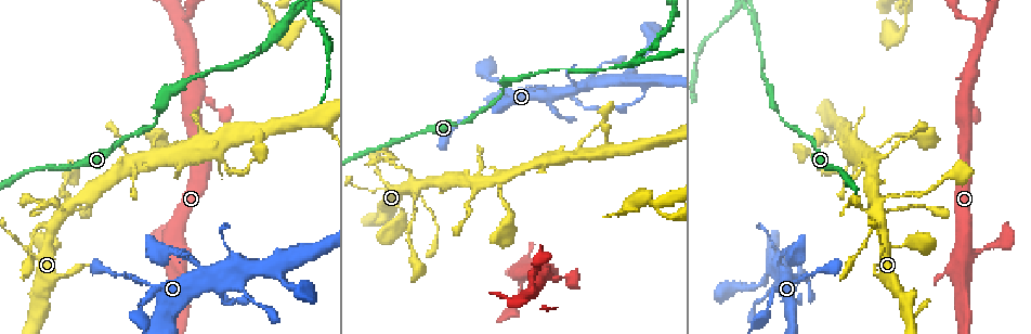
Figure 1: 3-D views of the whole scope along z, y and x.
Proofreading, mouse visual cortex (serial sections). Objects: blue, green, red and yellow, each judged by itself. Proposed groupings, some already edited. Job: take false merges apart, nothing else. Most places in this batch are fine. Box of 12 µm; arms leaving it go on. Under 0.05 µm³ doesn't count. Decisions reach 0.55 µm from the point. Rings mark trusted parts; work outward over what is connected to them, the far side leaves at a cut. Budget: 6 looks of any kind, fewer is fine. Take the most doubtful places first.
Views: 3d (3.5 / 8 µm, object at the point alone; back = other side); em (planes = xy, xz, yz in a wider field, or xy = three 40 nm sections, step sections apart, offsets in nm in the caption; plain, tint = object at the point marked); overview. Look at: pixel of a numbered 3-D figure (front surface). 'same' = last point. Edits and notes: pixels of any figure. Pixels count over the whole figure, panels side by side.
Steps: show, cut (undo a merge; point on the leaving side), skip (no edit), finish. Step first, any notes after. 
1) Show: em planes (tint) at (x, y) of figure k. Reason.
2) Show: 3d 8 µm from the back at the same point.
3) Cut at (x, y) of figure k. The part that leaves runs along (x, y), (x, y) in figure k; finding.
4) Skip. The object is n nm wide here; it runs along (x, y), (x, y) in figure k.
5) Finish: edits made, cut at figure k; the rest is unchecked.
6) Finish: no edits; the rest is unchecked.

Show: 3d 8 µm at (639, 62) of figure 1. Two arms in line, one across.

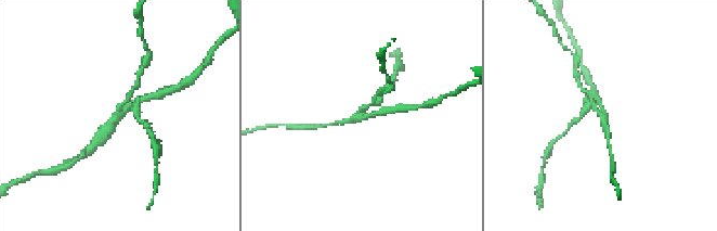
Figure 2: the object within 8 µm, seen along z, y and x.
Show: em planes (tint) at (602, 115) of figure 2. 3 arms meet here; the arms are 150, 200, 200 nm wide; now the EM.

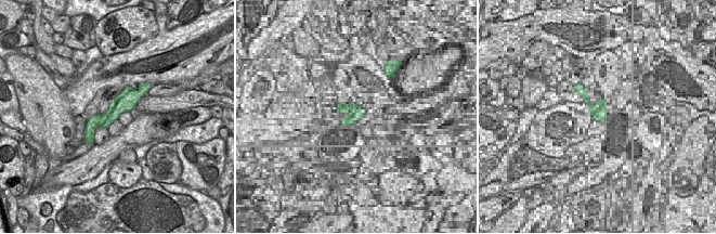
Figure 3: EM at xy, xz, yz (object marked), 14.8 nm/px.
Cut at (377, 100) of figure 2. The part that leaves runs along (361, 113), (382, 90) in figure 2; a second cell is stuck on.

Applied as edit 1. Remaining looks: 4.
Show: 3d 3.5 µm from the back at (225, 167) of figure 1. Sudden change in width.

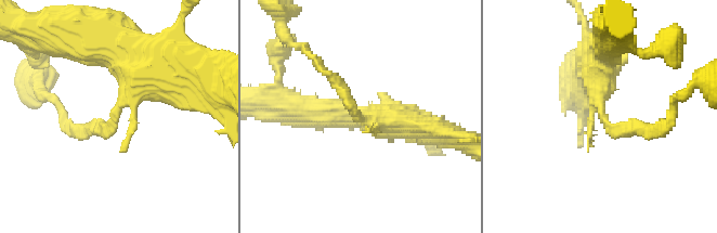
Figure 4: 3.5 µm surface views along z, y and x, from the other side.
Show: em xy step 5 (tint) at (116, 117) of figure 4. Need the tissue.

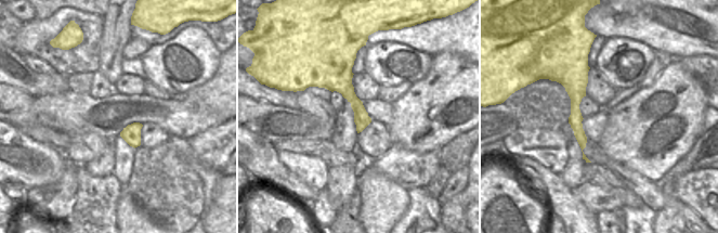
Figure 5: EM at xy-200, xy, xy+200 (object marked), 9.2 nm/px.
Skip. It runs along (161, 68), (108, 129), (75, 129) in figure 4; continuous, no second cell.

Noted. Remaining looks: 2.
Show: 3d 3.5 µm from the back at (565, 274) of figure 1. Sudden change in width.

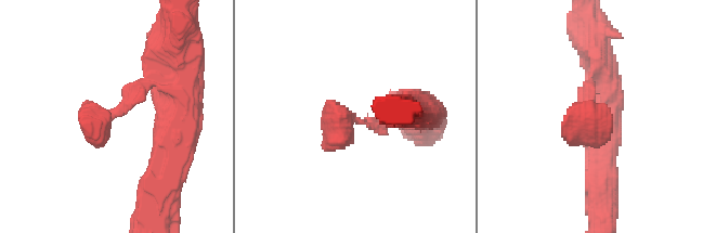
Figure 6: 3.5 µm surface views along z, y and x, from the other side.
Show: em xy step 5 (tint) at (594, 108) of figure 6. Need the tissue.

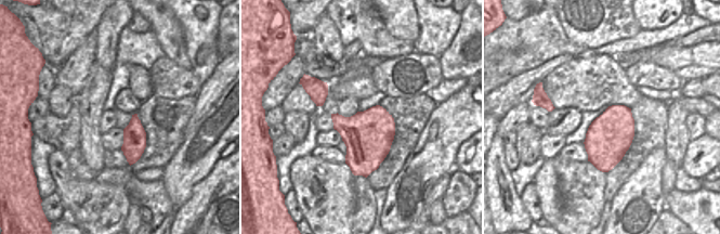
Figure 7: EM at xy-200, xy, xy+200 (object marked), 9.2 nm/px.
Skip. It runs along (181, 85), (154, 75), (94, 128), (81, 128) in figure 6; one cell here.

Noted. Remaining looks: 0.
Finish: edits made, cut at figure 2; the rest is unchecked.

